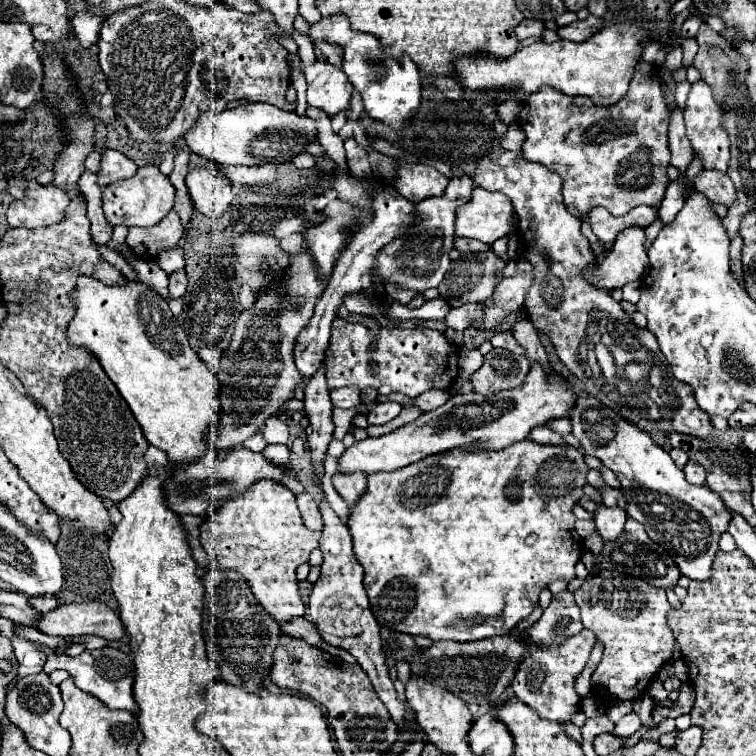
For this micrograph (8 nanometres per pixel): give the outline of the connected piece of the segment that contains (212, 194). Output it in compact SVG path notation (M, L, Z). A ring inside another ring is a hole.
M195 169L189 171L185 183L195 209L203 215L219 219L231 207L233 187L225 181L225 177L221 177L221 173L209 169Z

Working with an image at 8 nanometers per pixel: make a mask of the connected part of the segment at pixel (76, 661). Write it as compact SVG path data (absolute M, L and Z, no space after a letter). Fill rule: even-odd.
M105 647L105 649L97 649L97 651L83 651L77 657L69 657L67 653L51 653L42 672L50 674L56 669L65 669L73 677L75 685L81 691L95 695L105 705L109 705L109 709L125 709L131 713L139 711L139 707L133 699L135 665L133 665L133 659L129 655L125 655L123 651L113 649L113 647Z

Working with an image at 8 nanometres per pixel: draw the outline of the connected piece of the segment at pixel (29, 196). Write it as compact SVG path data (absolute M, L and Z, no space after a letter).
M55 185L27 189L21 201L13 201L7 209L7 221L11 227L47 227L63 217L69 197Z

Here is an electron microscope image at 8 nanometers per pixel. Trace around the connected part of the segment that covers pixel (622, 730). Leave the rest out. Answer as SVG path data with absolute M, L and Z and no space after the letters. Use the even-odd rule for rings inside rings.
M629 713L629 715L625 715L621 721L617 721L613 735L621 737L621 739L627 739L627 737L633 735L639 727L641 727L641 719L639 719L635 713Z

